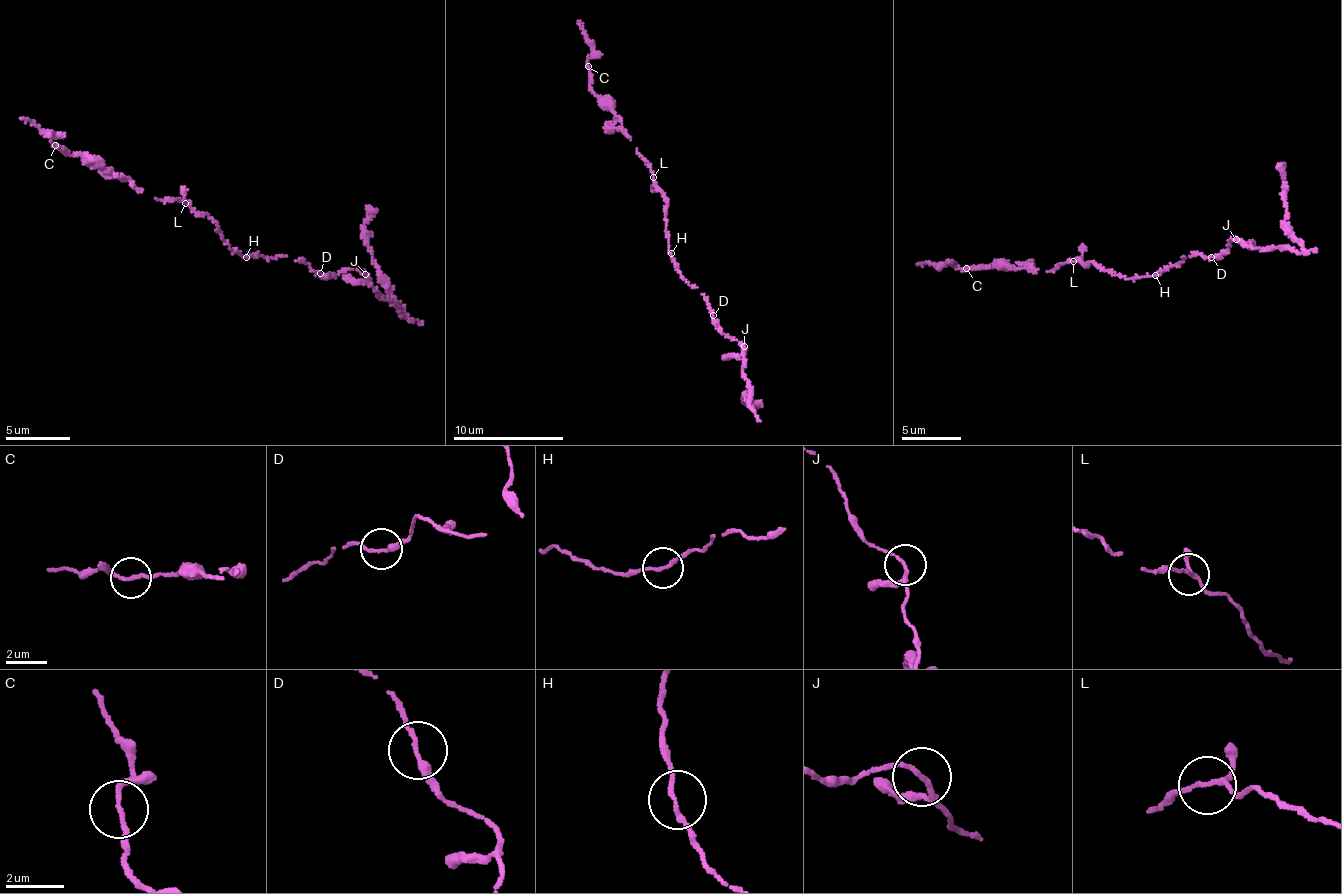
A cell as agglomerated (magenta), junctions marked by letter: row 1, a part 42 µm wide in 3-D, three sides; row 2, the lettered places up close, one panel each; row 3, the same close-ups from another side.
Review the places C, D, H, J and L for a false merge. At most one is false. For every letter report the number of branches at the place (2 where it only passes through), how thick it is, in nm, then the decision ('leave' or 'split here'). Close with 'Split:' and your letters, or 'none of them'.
C: branches 2; calibre 160 nm; leave
D: branches 2; calibre 190 nm; leave
H: branches 2; calibre 160 nm; leave
J: branches 2; calibre 140 nm; leave
L: branches 3; calibre 150 nm; leave
Split: none of them

